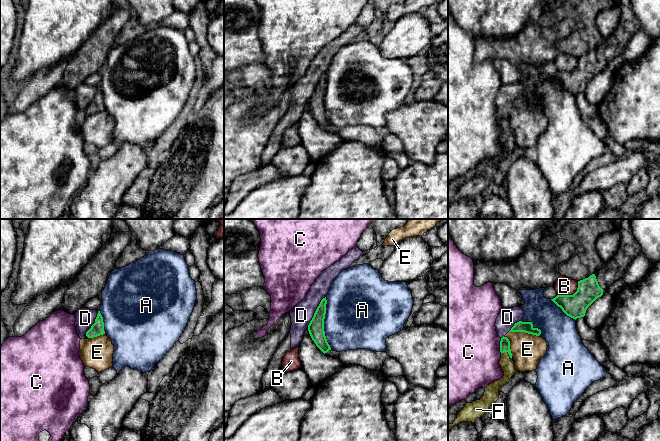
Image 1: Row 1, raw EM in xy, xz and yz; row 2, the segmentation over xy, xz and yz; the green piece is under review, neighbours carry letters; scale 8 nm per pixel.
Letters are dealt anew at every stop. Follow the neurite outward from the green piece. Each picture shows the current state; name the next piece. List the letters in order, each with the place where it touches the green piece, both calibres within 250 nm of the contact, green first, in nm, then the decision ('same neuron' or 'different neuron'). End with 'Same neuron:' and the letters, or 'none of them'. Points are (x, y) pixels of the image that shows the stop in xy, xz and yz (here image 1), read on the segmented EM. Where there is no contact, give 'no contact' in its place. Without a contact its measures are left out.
A: xz (323, 323) | 130/460 nm | different neuron
B: yz (571, 295) | 190/140 nm | different neuron
C: yz (500, 346) | 80/500 nm | different neuron
D: xz (315, 312) | 130/170 nm | different neuron
E: yz (524, 331) | 90/260 nm | different neuron
F: yz (506, 351) | 80/100 nm | same neuron
Same neuron: F

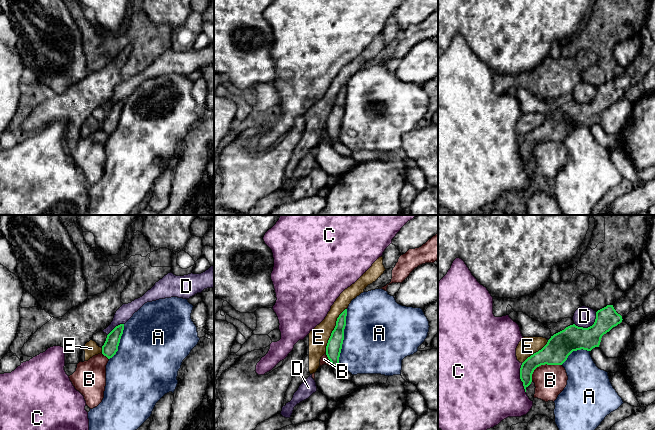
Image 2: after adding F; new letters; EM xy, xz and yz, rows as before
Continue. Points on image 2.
A: xz (343, 337) | 130/500 nm | different neuron
B: yz (542, 364) | 200/260 nm | different neuron
C: yz (520, 378) | 120/500 nm | different neuron
D: yz (590, 326) | 200/160 nm | different neuron
E: xz (332, 331) | 130/160 nm | different neuron
Same neuron: none of them

